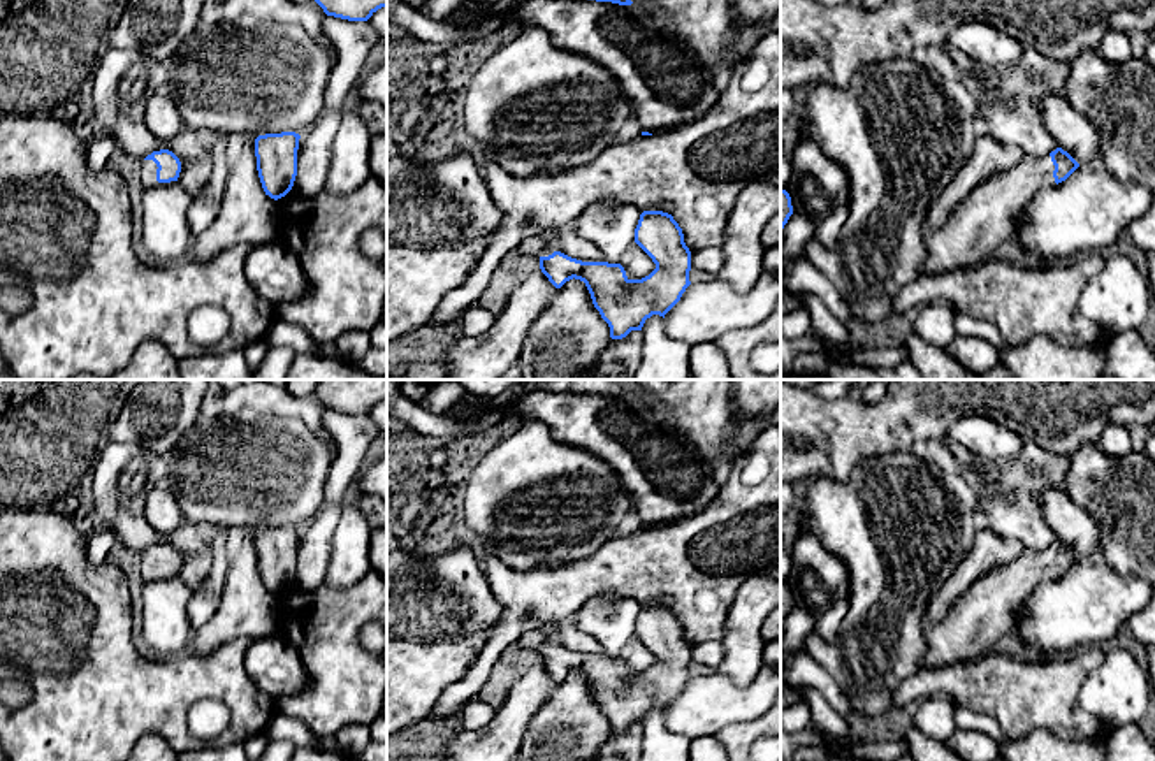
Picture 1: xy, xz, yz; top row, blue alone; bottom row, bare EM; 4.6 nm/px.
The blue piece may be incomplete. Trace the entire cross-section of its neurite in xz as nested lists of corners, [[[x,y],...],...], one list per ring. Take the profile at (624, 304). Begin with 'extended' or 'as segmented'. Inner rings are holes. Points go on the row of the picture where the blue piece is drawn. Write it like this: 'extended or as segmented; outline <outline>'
extended; outline [[[643,211],[635,228],[635,243],[652,258],[656,269],[642,278],[629,279],[621,264],[582,262],[556,250],[554,228],[541,232],[548,239],[548,248],[540,257],[540,269],[548,281],[561,288],[570,279],[585,283],[594,308],[610,327],[612,339],[622,339],[631,330],[642,330],[647,318],[665,315],[680,301],[691,285],[691,251],[684,243],[684,234],[672,214],[663,211]]]

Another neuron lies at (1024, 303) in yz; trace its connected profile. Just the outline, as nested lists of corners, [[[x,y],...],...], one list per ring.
[[[1099,251],[1041,267],[1018,265],[986,257],[981,262],[935,274],[921,274],[907,283],[893,299],[893,313],[902,315],[933,302],[948,302],[956,313],[993,323],[1007,346],[1020,346],[1046,336],[1064,348],[1106,344],[1108,334],[1078,309],[1078,297],[1086,283],[1104,267]]]

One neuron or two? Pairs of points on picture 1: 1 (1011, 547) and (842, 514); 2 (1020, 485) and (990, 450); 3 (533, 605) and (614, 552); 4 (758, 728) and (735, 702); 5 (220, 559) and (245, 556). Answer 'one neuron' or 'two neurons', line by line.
1: two neurons
2: two neurons
3: one neuron
4: two neurons
5: two neurons

